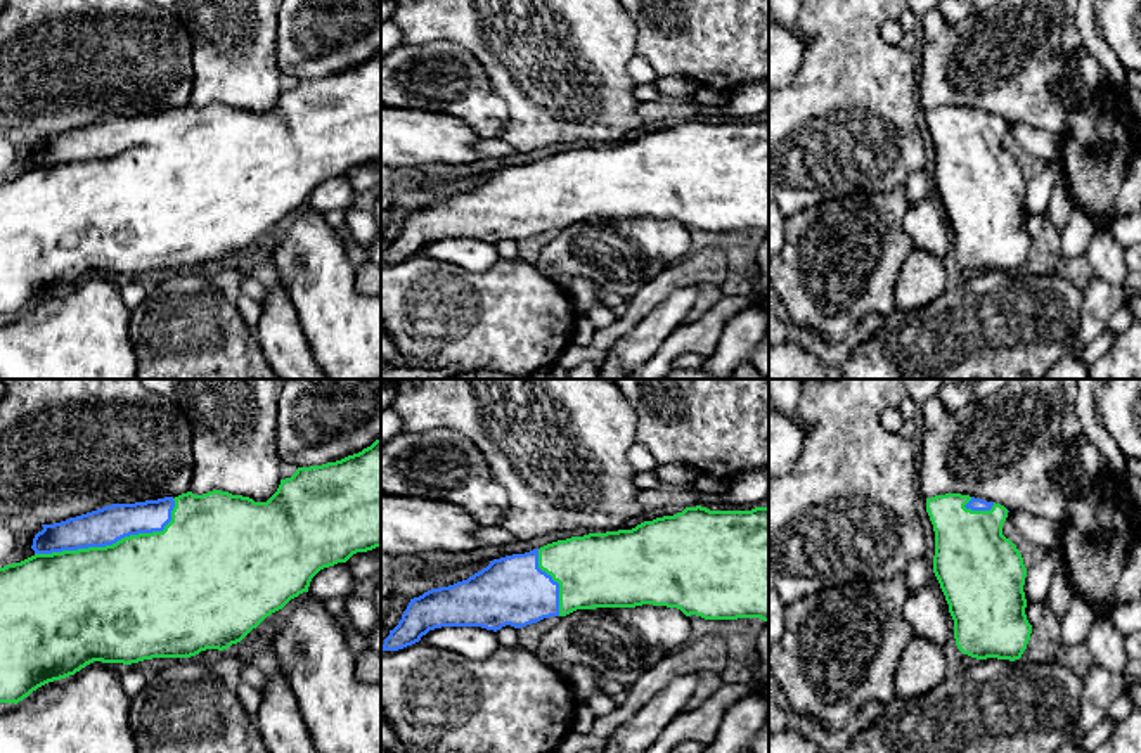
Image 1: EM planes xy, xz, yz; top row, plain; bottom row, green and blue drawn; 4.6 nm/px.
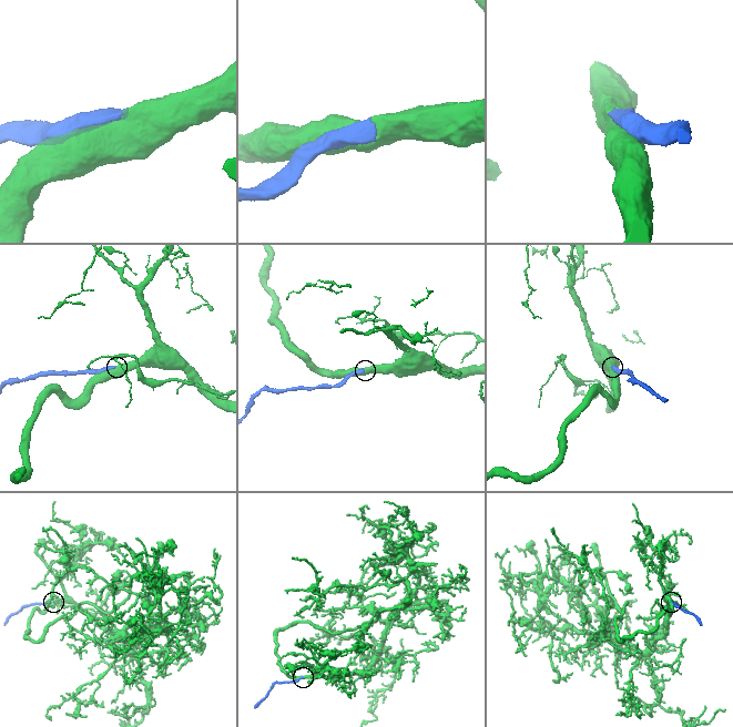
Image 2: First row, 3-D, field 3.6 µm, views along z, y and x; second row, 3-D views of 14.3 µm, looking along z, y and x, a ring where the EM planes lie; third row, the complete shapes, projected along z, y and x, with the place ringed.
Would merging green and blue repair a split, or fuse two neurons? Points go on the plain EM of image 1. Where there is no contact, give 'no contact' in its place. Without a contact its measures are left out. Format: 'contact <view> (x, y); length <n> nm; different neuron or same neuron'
contact xy (113, 156); length 700 nm; same neuron

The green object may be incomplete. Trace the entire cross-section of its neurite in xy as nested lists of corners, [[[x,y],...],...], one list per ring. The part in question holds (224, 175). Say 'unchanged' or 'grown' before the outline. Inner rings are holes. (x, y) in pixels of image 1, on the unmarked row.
grown; [[[381,50],[358,66],[322,78],[298,80],[291,90],[280,92],[267,114],[213,102],[192,104],[135,116],[113,116],[69,130],[43,142],[33,151],[35,166],[21,175],[0,180],[0,315],[17,317],[38,299],[74,287],[93,274],[132,277],[152,270],[190,270],[206,261],[229,261],[241,254],[267,228],[282,222],[291,211],[308,204],[312,190],[324,180],[346,175],[357,164],[381,159]]]

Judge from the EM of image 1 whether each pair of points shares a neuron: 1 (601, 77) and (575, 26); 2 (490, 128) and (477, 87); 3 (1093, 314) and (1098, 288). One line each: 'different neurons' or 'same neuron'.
1: same neuron
2: same neuron
3: same neuron

